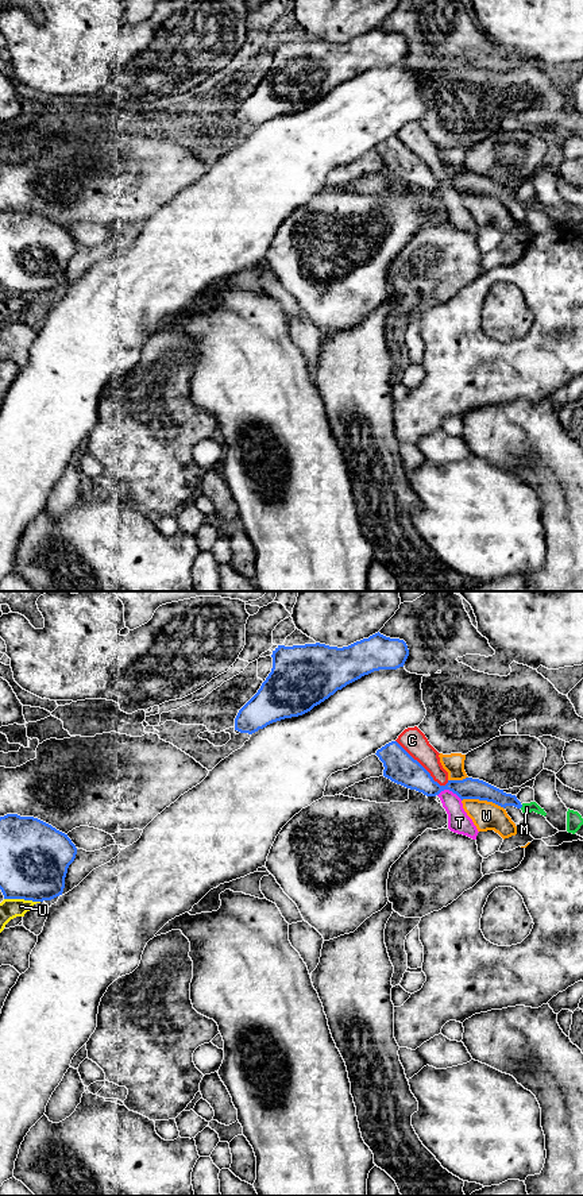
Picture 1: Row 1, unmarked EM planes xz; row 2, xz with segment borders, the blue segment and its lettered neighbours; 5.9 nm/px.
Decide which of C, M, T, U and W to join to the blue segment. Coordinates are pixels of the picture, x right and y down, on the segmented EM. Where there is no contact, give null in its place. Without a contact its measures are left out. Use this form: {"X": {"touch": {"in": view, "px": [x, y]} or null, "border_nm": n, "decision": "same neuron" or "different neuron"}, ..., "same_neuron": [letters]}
{"C": {"touch": {"in": "xz", "px": [423, 767]}, "border_nm": 400, "decision": "different neuron"}, "M": {"touch": {"in": "xz", "px": [521, 806]}, "border_nm": 30, "decision": "same neuron"}, "T": {"touch": {"in": "xz", "px": [450, 790]}, "border_nm": 160, "decision": "different neuron"}, "U": {"touch": {"in": "xz", "px": [22, 898]}, "border_nm": 220, "decision": "different neuron"}, "W": {"touch": {"in": "xz", "px": [483, 799]}, "border_nm": 260, "decision": "same neuron"}, "same_neuron": ["M", "W"]}

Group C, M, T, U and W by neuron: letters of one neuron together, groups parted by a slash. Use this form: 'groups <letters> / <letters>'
groups C T / M W / U

